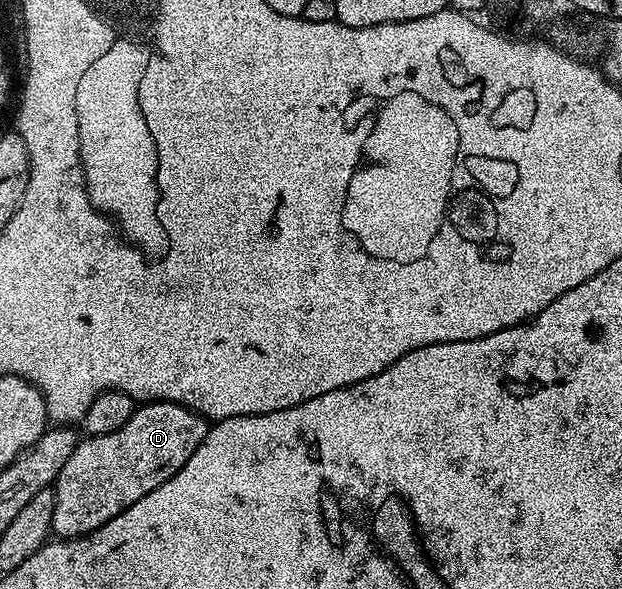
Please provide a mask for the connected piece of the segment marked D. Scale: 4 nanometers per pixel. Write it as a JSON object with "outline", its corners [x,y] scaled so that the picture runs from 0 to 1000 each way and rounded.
{"outline":[[[256,681],[228,684],[212,701],[206,722],[186,728],[186,735],[133,744],[116,776],[103,783],[103,796],[96,796],[93,812],[84,822],[90,837],[90,866],[84,871],[82,903],[95,915],[125,915],[130,908],[161,898],[161,891],[180,885],[180,878],[199,871],[199,864],[219,857],[225,844],[244,837],[244,830],[264,823],[270,810],[281,806],[299,788],[302,776],[315,769],[333,730],[333,713],[307,691]]]}

